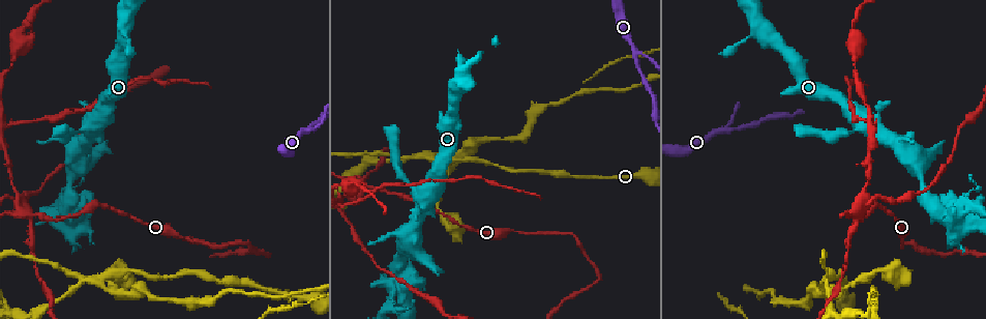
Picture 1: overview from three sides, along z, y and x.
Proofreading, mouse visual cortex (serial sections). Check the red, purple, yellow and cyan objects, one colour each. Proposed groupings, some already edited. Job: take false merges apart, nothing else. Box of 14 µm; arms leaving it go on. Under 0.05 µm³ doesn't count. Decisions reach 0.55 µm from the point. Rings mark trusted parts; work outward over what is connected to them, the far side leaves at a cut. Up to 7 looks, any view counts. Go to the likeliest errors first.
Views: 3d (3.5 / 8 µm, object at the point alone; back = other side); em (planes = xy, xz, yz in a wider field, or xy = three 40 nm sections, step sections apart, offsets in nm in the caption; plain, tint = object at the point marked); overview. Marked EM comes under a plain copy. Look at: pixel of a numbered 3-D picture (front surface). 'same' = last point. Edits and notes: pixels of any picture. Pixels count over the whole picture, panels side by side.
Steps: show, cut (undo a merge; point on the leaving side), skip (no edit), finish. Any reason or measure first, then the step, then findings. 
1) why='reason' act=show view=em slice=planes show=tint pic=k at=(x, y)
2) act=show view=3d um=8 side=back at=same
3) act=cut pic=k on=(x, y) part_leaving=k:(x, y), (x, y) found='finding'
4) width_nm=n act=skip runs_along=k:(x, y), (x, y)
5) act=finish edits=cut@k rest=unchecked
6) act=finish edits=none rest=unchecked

why='calibre changes' act=show view=3d um=8 side=back pic=1 at=(360, 190)

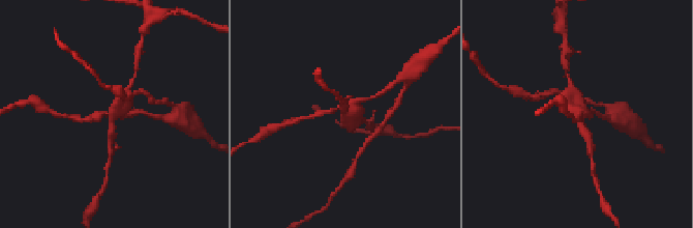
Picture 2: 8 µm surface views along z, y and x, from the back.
act=show view=3d um=3.5 pic=2 at=(351, 111)

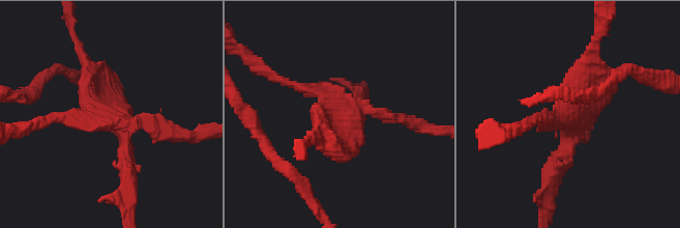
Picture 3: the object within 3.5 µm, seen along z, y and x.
why='now the EM' act=show view=em slice=xy step=1 show=tint pic=3 at=(348, 116)

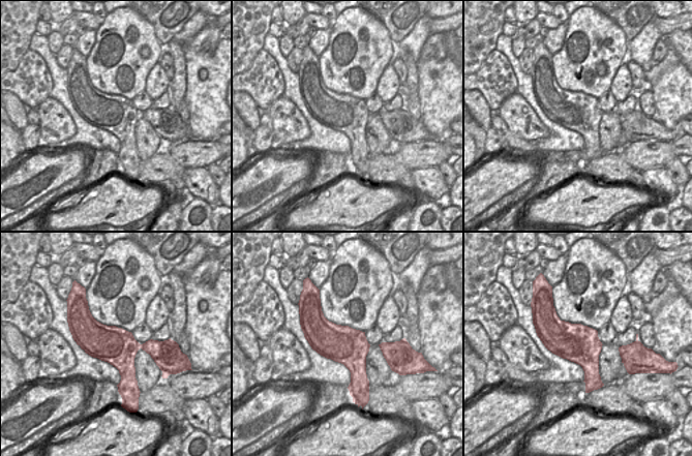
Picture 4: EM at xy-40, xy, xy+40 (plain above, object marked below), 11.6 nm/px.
act=cut pic=3 on=(592, 111) part_leaving=3:(360, 109), (322, 116), (313, 138) found='a second cell is stuck on'

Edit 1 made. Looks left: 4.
why='see it whole again' act=show view=overview

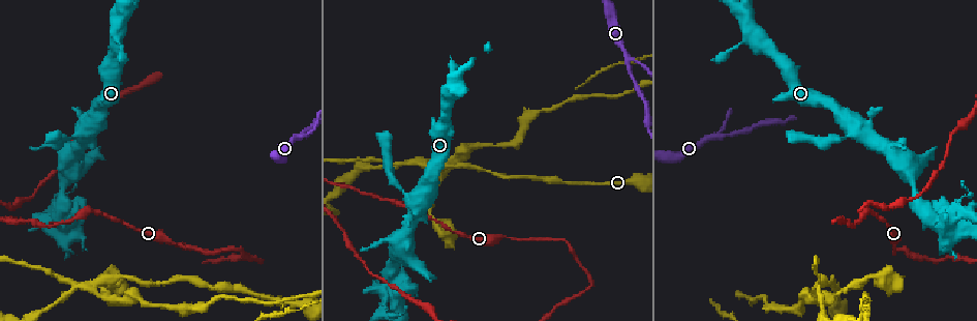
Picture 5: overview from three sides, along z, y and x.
why='three-way junction' act=show view=3d um=3.5 pic=5 at=(295, 137)

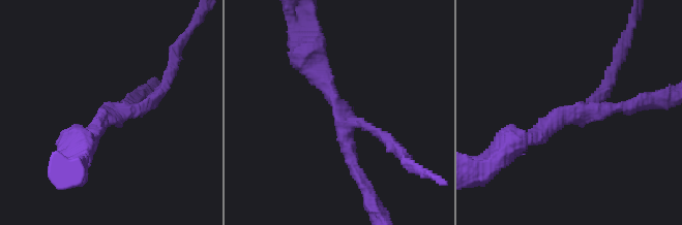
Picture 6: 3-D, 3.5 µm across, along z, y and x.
act=skip found='all the same cell'

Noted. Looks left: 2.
why='two arms in line, one across' act=show view=3d um=3.5 pic=5 at=(425, 166)

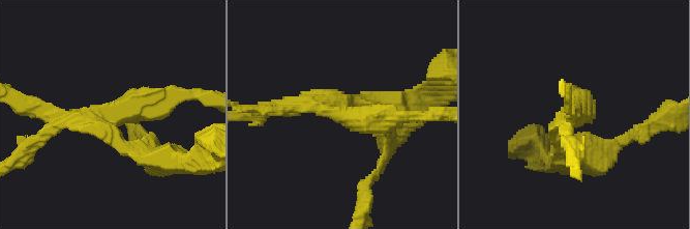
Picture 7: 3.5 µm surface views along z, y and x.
arms=3 arm_widths_nm=200,200,250 act=show view=em slice=planes show=tint pic=7 at=(118, 115)

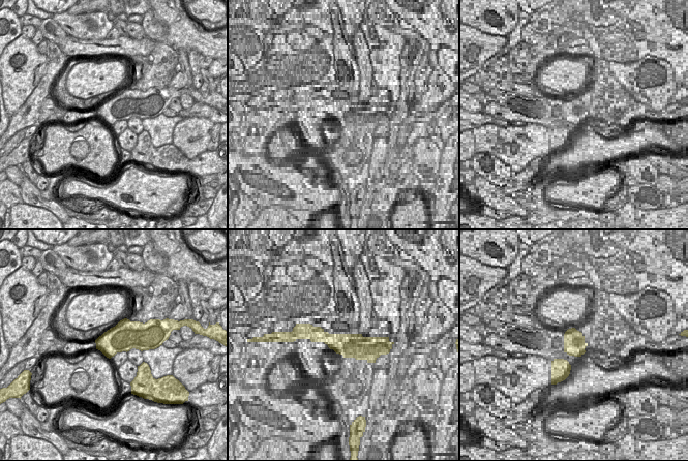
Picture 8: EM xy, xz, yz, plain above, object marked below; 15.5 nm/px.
width_nm=460 act=cut pic=7 on=(583, 139) part_leaving=7:(568, 123), (549, 162) found='a second cell is stuck on'

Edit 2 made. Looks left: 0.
act=finish edits=cut@3,cut@7 rest=unchecked

